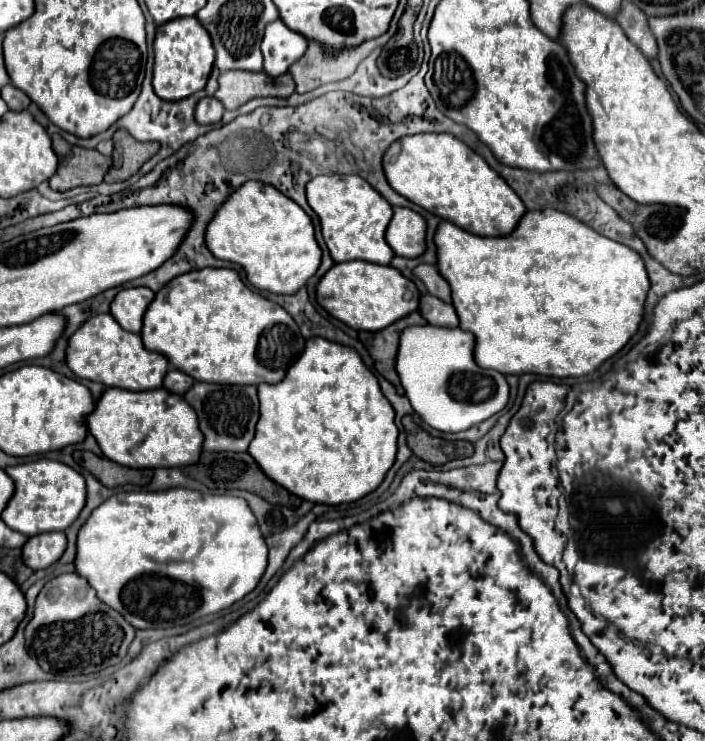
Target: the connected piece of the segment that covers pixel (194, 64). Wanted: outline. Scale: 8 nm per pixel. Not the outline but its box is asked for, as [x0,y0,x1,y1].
[154,18,214,100]

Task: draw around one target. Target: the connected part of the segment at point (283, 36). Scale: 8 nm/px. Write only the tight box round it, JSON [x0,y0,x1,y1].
[260,18,308,76]

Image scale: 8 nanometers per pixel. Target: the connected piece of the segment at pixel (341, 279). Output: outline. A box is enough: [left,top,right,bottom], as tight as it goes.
[316,260,420,332]

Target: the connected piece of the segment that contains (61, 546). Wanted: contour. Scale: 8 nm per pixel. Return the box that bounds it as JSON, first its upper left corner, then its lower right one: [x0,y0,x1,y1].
[22,532,66,570]

